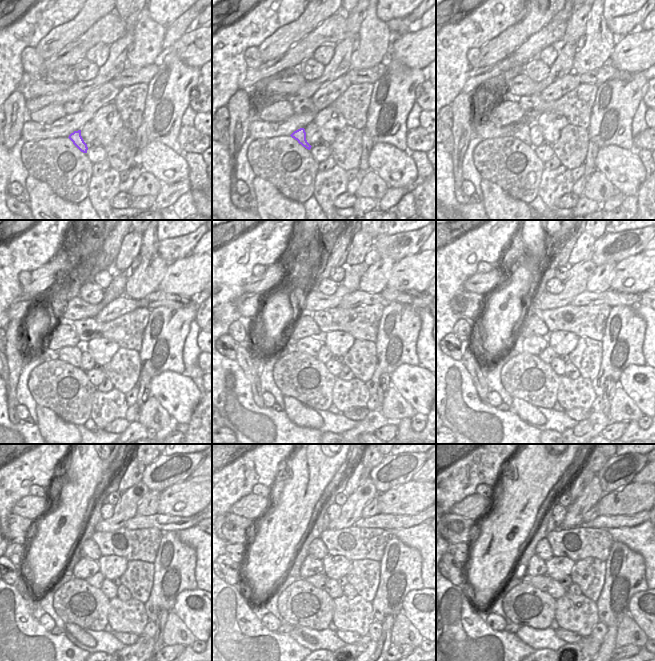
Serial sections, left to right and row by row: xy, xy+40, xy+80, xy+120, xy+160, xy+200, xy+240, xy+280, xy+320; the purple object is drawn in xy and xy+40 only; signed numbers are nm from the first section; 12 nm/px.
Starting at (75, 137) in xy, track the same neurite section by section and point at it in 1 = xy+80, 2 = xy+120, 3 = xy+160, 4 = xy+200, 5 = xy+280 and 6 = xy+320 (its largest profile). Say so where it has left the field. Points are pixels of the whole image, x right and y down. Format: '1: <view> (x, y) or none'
1: xy+80 (523, 132)
2: xy+120 (72, 355)
3: xy+160 (309, 345)
4: xy+200 (534, 345)
5: xy+280 (311, 566)
6: xy+320 (537, 566)

